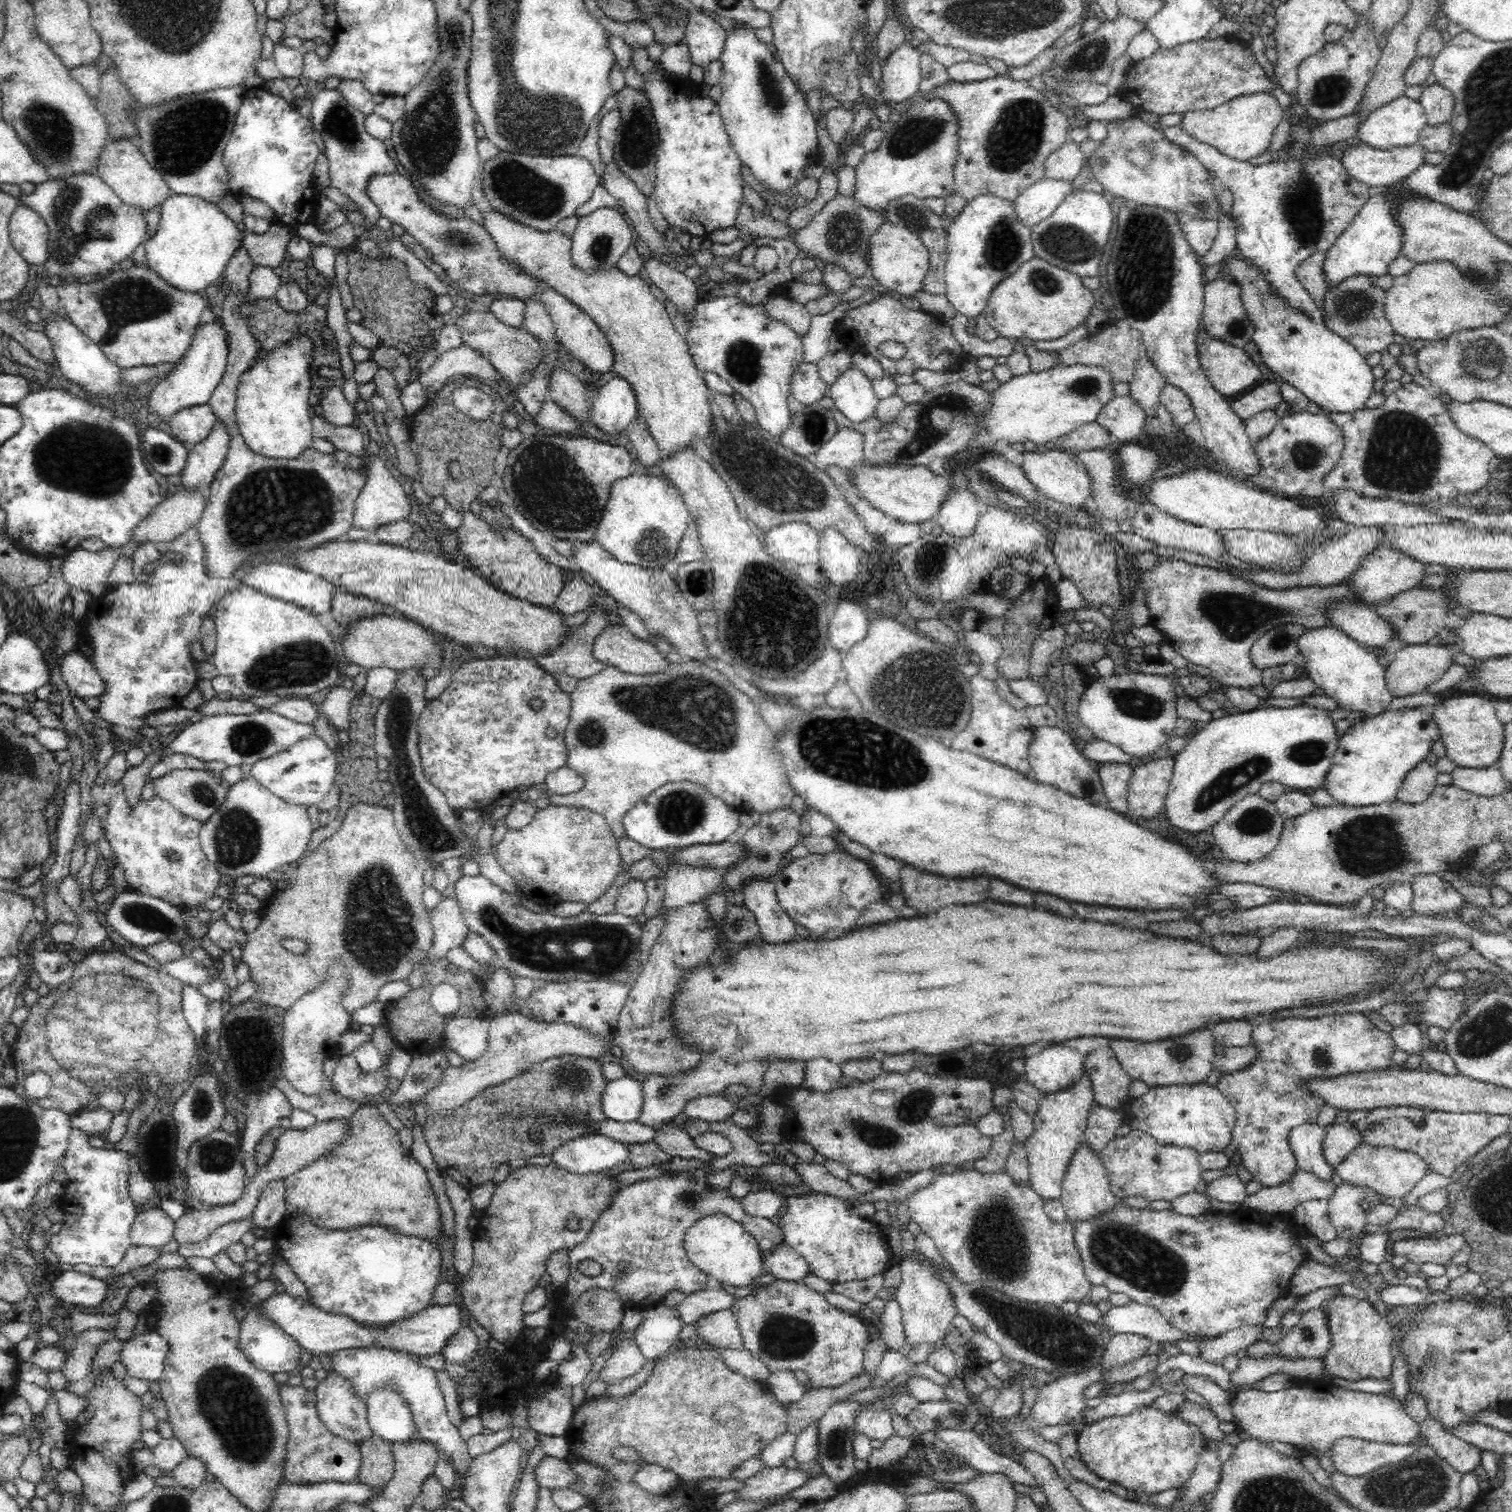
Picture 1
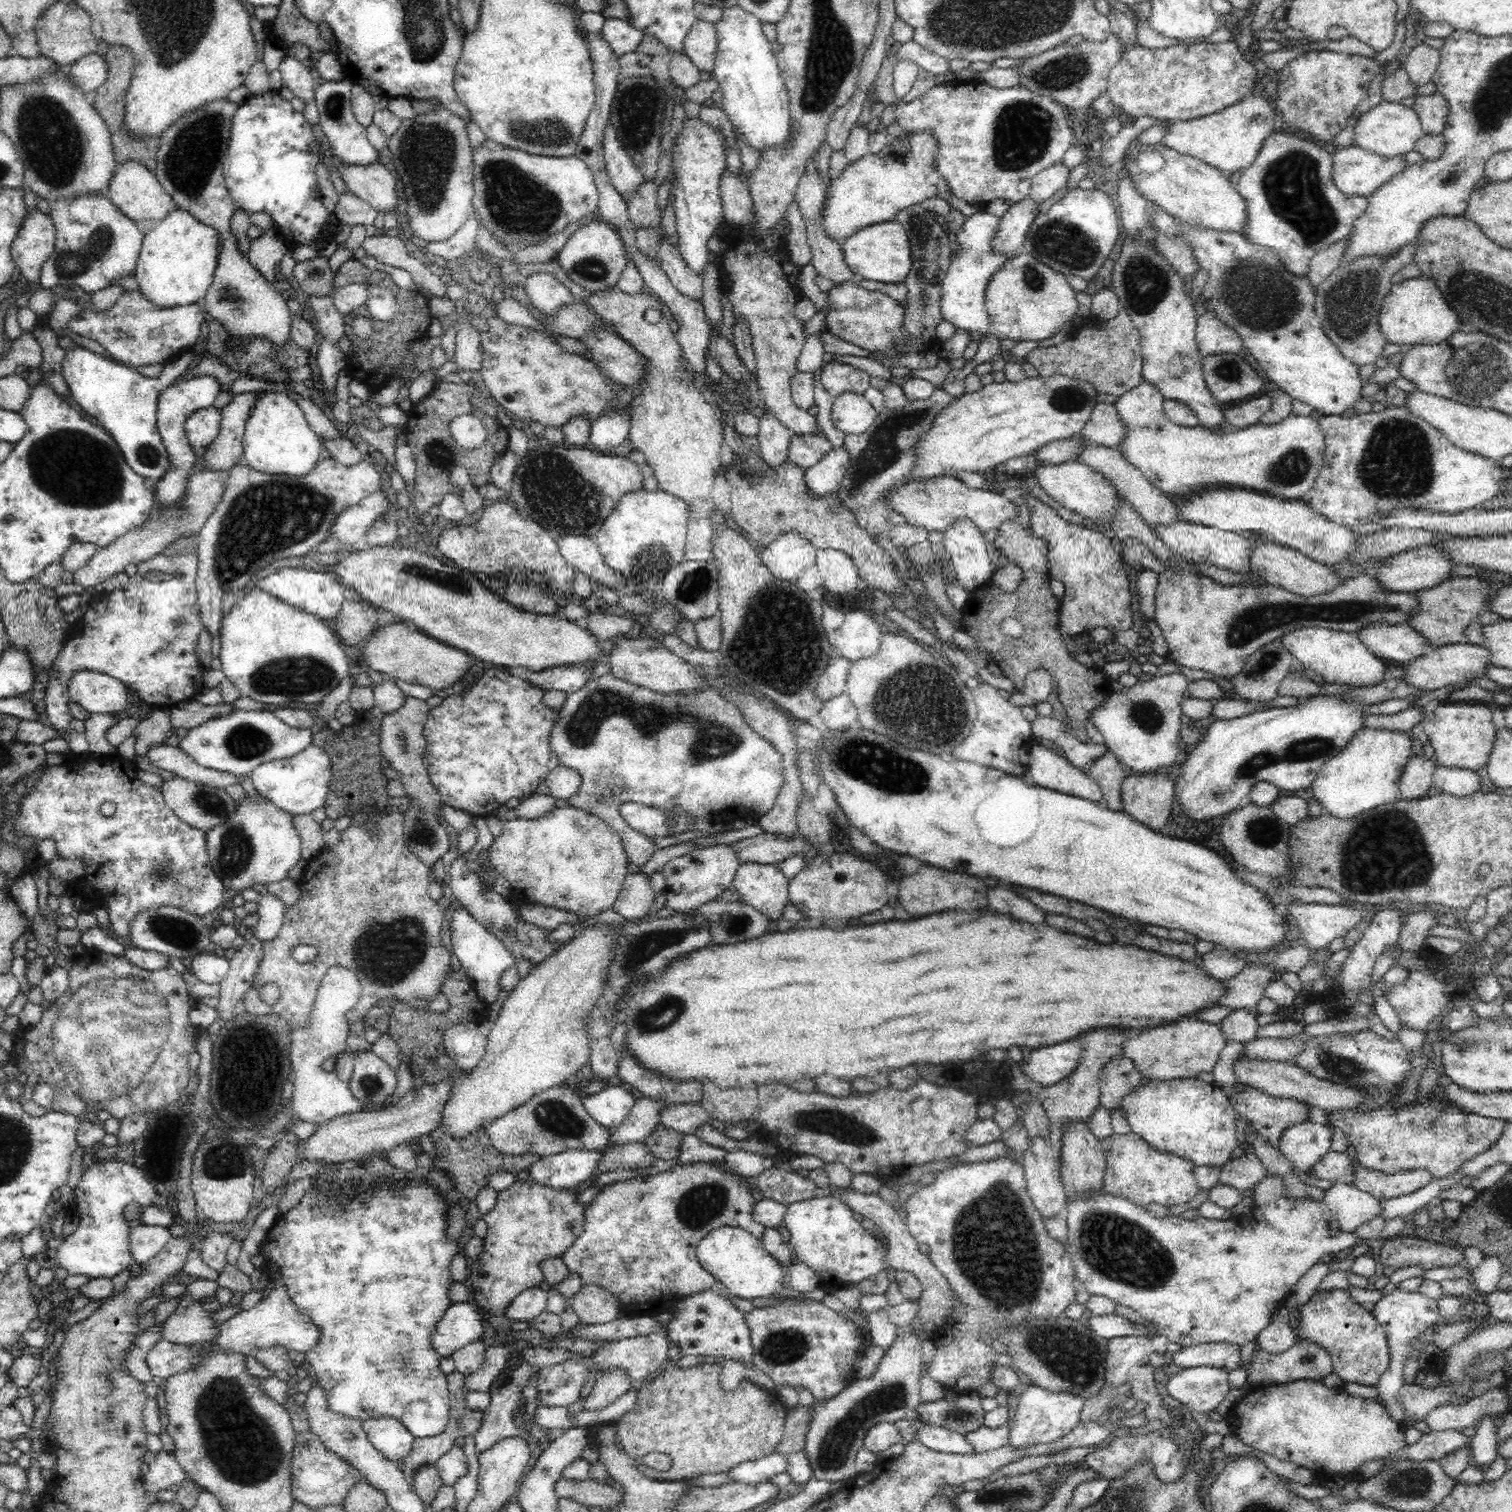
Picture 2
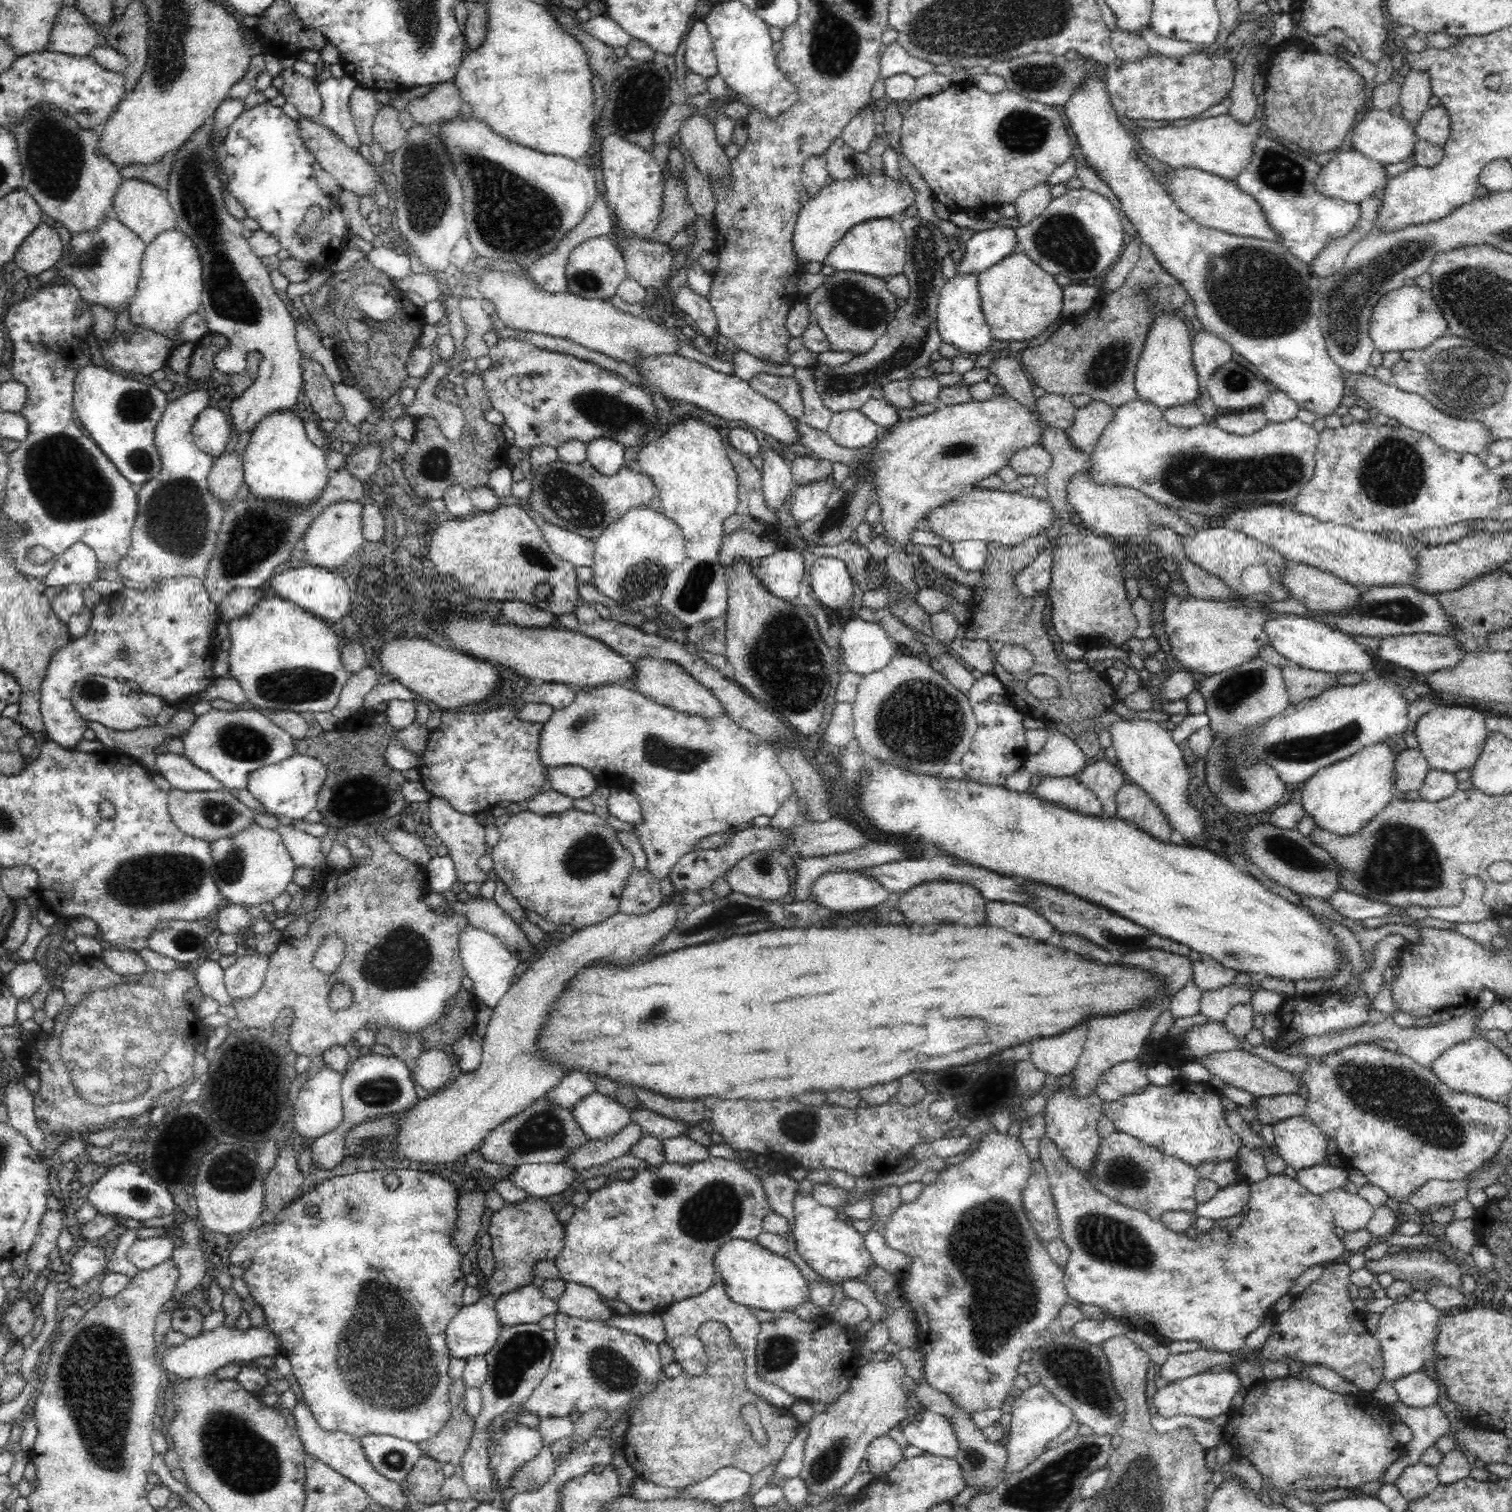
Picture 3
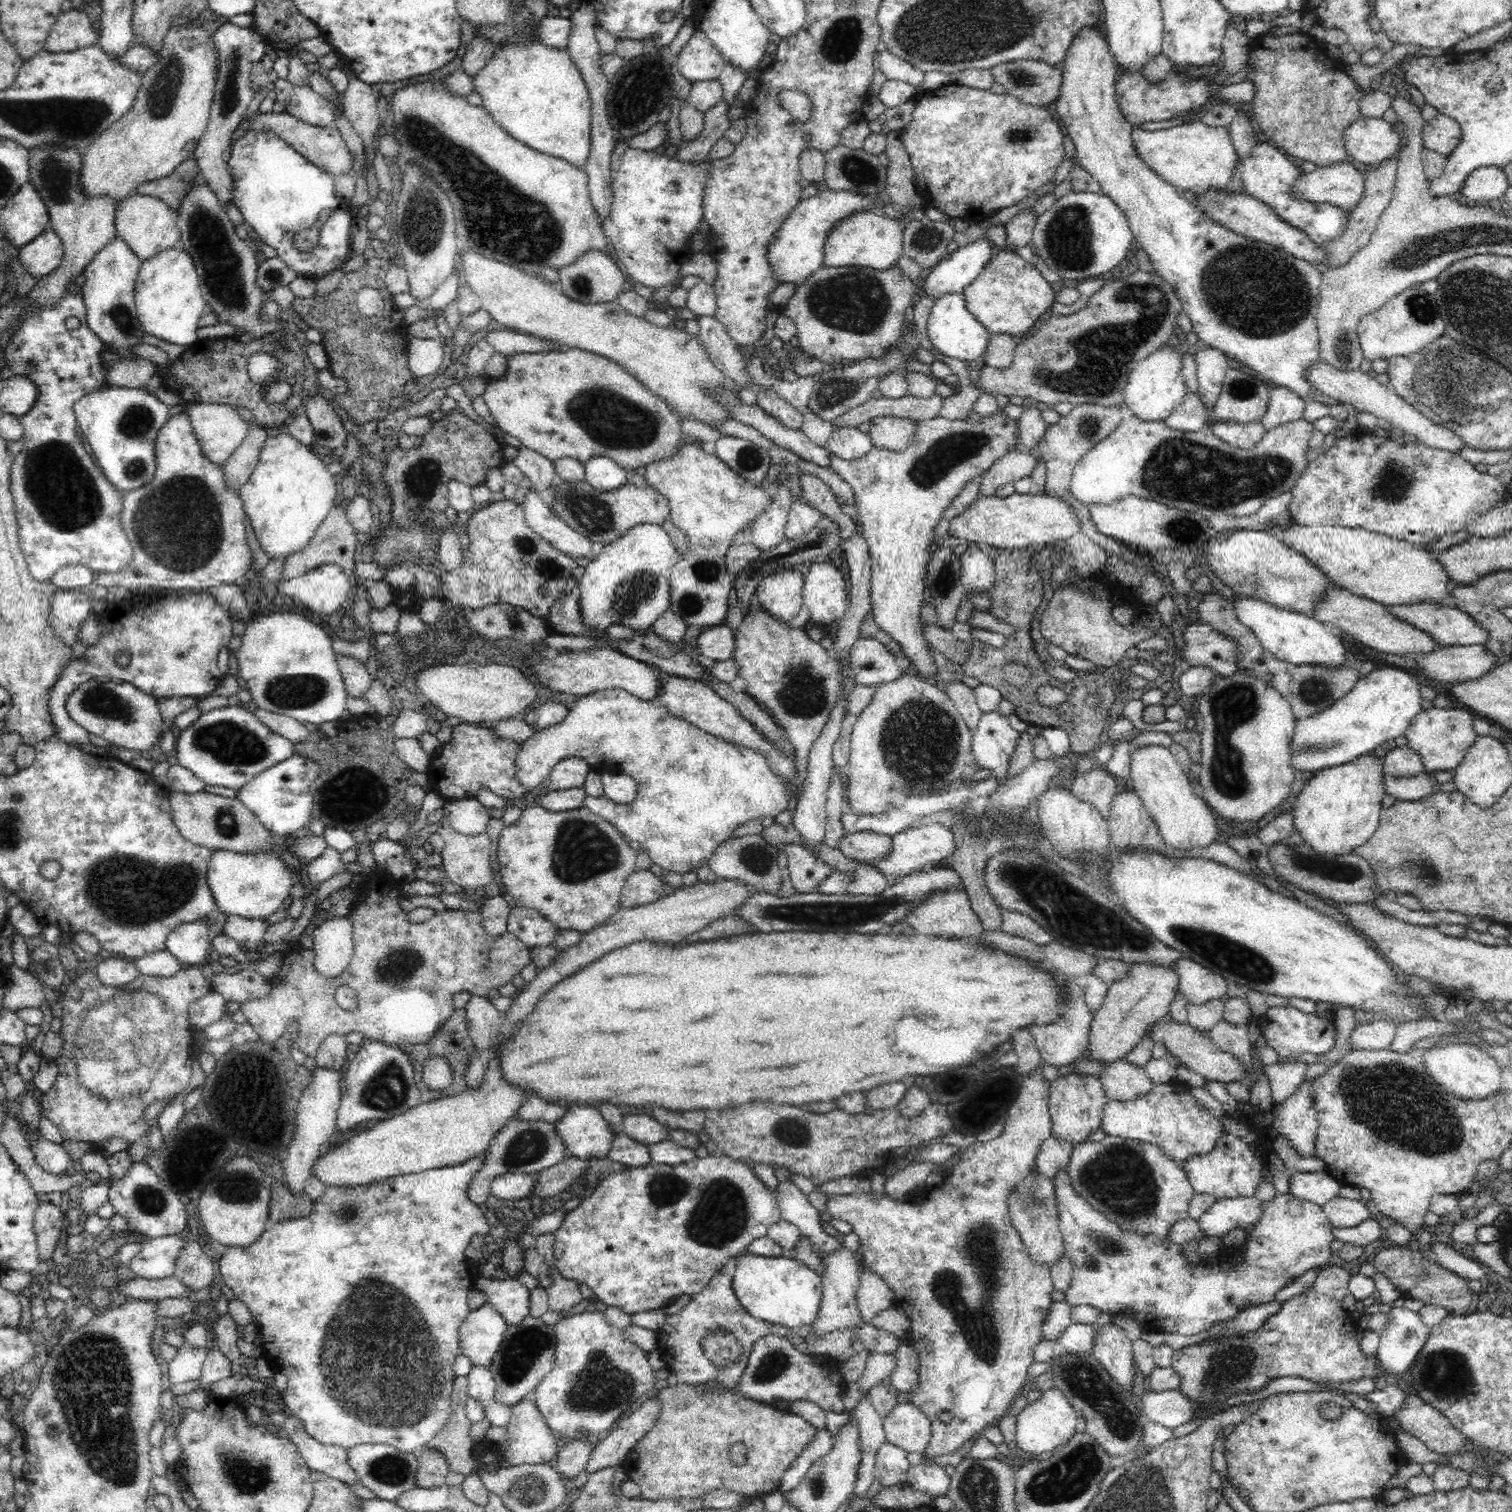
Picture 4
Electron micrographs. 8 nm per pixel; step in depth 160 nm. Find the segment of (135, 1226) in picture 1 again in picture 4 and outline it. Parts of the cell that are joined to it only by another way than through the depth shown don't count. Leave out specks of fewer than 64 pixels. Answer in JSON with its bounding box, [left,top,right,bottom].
[129,1235,185,1280]

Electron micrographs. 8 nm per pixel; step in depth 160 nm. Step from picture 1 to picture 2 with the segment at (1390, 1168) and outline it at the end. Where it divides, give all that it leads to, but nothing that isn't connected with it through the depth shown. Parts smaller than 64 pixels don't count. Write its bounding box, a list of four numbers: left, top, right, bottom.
[1353,1164,1433,1202]

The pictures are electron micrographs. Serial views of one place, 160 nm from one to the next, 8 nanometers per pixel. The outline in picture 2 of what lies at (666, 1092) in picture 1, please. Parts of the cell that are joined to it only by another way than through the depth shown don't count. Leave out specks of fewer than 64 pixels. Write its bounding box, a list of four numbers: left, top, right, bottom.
[604,1097,667,1152]

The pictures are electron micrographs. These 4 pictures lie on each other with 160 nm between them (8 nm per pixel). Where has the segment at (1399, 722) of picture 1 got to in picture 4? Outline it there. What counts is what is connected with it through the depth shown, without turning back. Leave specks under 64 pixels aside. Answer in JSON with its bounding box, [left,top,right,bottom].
[1292,753,1384,855]

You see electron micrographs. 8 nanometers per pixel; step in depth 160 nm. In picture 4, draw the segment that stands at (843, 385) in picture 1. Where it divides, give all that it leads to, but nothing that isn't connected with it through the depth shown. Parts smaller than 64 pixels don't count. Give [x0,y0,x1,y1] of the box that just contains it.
[826,427,871,461]

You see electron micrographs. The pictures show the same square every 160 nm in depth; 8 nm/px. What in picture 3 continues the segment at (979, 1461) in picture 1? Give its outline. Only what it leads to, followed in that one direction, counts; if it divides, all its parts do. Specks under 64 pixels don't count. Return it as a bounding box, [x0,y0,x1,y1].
[902,1405,959,1458]

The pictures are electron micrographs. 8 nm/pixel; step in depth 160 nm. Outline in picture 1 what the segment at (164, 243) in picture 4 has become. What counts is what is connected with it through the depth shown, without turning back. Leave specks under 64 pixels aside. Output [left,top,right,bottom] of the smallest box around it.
[98,139,171,214]

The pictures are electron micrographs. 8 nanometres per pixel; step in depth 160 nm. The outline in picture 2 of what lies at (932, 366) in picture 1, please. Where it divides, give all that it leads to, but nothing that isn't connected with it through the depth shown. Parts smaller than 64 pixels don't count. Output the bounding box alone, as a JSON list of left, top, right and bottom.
[824,279,904,356]

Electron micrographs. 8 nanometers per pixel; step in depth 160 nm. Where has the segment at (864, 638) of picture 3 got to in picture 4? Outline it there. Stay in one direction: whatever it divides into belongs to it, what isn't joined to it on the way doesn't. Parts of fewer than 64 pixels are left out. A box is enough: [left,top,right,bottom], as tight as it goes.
[849,637,902,688]

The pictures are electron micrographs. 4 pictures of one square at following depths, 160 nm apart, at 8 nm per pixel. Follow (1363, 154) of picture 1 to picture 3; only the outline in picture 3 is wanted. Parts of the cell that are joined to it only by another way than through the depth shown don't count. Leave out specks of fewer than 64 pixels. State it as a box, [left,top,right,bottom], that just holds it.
[1313,146,1387,204]

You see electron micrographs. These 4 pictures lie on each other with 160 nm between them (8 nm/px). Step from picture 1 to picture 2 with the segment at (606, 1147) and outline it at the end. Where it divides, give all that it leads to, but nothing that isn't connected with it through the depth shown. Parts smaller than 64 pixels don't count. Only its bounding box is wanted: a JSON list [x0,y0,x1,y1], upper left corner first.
[528,1150,603,1189]

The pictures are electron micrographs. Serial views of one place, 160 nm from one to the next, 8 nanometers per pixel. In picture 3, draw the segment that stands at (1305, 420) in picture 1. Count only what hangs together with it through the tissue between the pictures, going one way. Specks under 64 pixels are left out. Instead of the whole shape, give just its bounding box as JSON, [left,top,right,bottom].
[1083,398,1319,519]

